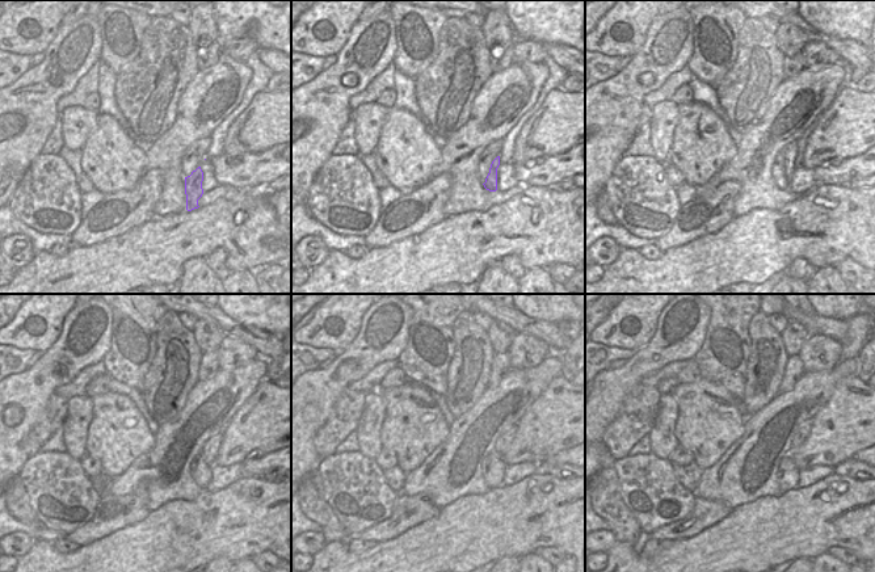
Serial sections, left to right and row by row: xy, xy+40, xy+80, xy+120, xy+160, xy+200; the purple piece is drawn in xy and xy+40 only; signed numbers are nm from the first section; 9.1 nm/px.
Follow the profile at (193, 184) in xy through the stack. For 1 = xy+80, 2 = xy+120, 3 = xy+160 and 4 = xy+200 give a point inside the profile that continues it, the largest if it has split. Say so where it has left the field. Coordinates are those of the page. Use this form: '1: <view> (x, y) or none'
1: xy+80 (790, 152)
2: xy+120 (210, 449)
3: xy+160 (503, 444)
4: xy+200 (804, 429)

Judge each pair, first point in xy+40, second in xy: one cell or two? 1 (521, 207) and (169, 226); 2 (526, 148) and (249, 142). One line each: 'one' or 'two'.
1: one
2: one

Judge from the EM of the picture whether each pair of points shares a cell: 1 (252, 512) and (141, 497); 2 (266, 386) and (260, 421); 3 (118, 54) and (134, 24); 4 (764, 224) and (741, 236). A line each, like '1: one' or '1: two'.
1: two
2: one
3: one
4: one

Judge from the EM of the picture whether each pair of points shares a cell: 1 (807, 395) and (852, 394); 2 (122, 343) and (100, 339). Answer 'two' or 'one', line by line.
1: two
2: two

